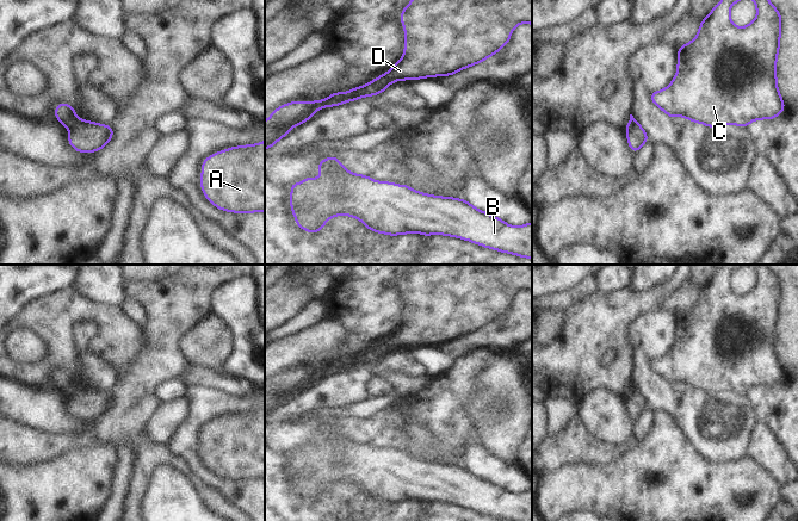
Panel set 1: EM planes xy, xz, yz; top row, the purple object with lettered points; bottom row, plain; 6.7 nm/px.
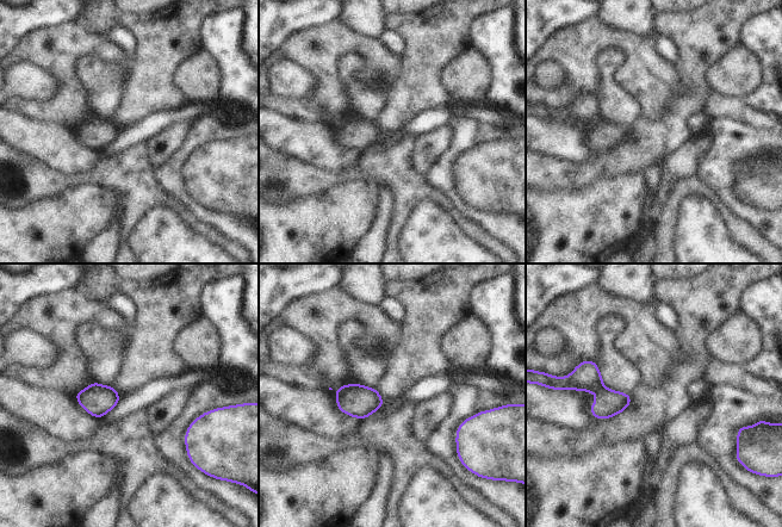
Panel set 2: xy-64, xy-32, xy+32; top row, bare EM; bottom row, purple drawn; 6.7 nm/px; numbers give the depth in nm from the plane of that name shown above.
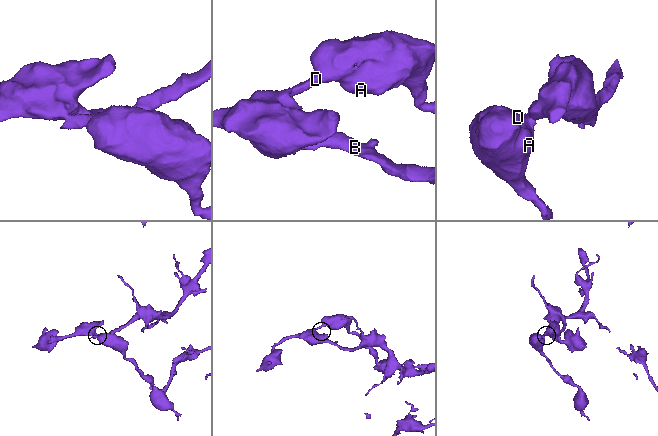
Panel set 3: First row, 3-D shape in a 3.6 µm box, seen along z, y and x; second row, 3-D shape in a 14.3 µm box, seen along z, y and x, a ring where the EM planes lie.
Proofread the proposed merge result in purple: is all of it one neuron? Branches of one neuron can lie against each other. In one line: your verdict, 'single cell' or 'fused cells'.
fused cells

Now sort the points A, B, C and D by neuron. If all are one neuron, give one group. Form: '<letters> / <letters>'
A D / B C

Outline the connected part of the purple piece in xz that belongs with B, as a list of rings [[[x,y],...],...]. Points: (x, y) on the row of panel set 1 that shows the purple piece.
[[[336,156],[323,159],[315,169],[321,172],[322,179],[305,178],[303,181],[289,186],[292,193],[289,201],[296,224],[308,232],[314,234],[322,230],[330,217],[347,215],[360,219],[366,228],[375,232],[391,236],[413,231],[425,236],[441,234],[459,237],[485,248],[532,259],[532,222],[521,227],[512,227],[502,219],[474,207],[464,199],[425,194],[410,188],[408,185],[398,186],[394,182],[375,181],[370,176],[353,174],[344,168]]]

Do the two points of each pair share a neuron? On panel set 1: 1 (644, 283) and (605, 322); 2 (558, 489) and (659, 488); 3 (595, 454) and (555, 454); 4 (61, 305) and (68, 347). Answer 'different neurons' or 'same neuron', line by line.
1: different neurons
2: same neuron
3: same neuron
4: same neuron

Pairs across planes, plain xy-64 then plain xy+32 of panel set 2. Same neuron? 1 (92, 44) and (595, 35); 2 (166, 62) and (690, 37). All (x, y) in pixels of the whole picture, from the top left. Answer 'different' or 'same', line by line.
1: same
2: same

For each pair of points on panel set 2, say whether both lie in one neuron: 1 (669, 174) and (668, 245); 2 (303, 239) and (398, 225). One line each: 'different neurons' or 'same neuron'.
1: different neurons
2: different neurons

